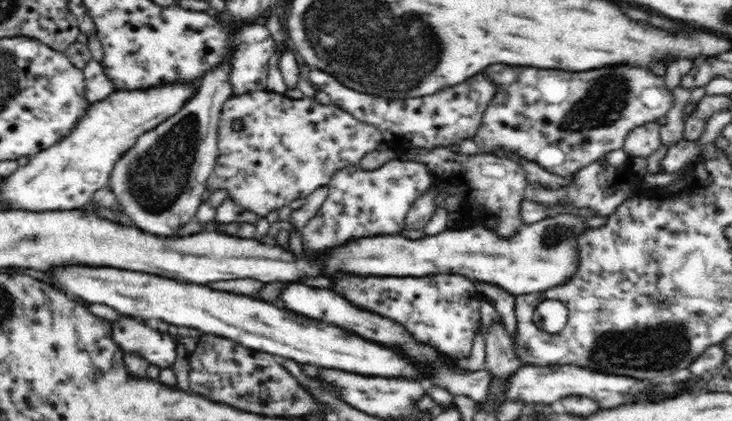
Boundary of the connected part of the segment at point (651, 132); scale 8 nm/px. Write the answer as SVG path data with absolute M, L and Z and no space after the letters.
M655 121L634 128L626 138L624 153L632 159L648 158L661 146L660 128L661 124Z

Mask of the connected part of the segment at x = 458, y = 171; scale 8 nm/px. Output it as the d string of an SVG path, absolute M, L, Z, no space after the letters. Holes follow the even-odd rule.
M412 148L399 151L398 160L404 162L422 162L428 165L433 173L434 184L448 186L454 184L460 191L460 213L464 215L462 228L482 225L486 229L496 231L500 237L511 237L516 234L521 226L520 203L524 200L527 187L526 171L522 165L514 160L501 155L479 152L476 156L462 156L453 154L447 148ZM488 215L496 217L498 224L494 228L487 228L481 220Z

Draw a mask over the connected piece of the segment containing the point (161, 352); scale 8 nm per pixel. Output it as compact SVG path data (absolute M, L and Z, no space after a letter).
M122 315L111 322L111 333L124 353L137 354L160 369L171 368L176 360L175 339L168 332L160 332L153 322Z

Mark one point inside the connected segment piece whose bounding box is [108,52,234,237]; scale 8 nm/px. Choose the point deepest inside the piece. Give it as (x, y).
(159, 183)

